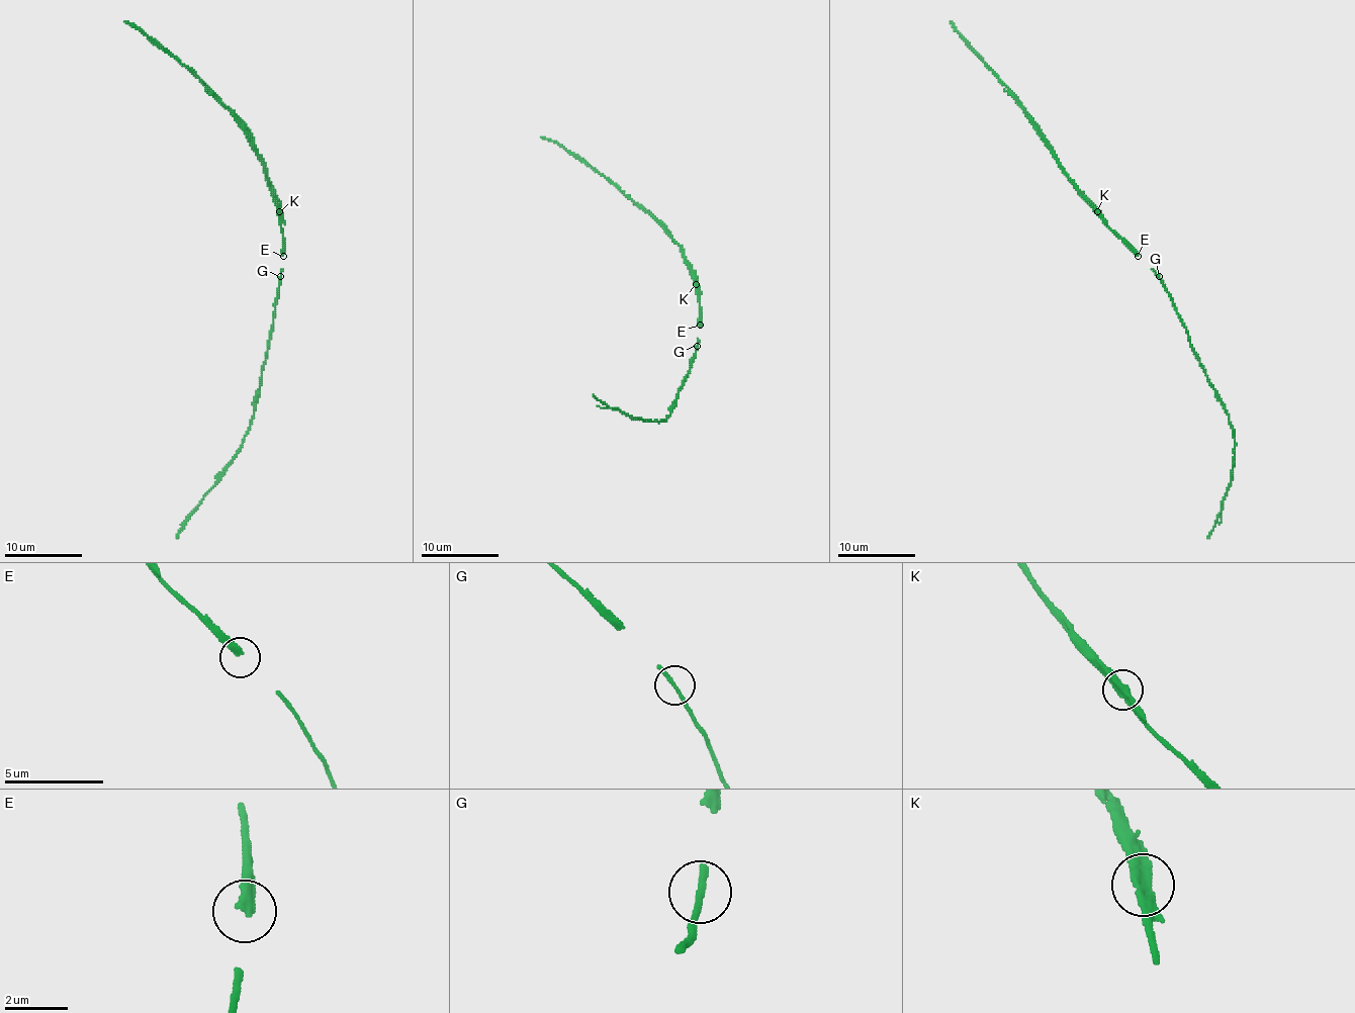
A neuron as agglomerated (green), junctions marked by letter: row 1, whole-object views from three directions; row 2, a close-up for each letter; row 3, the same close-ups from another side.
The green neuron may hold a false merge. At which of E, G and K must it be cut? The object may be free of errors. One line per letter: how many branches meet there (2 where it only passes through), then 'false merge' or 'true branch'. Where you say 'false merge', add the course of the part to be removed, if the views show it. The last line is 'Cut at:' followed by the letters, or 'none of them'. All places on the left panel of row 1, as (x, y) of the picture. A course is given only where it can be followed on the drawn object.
E: 1 | true branch
G: 2 | true branch
K: 2 | false merge | (279, 211), (265, 167), (246, 125), (197, 77), (124, 21)
Cut at: K

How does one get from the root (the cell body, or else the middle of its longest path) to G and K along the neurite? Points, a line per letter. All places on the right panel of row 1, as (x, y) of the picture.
G: (1136, 254), (1159, 277)
K: (1136, 254), (1097, 211)

